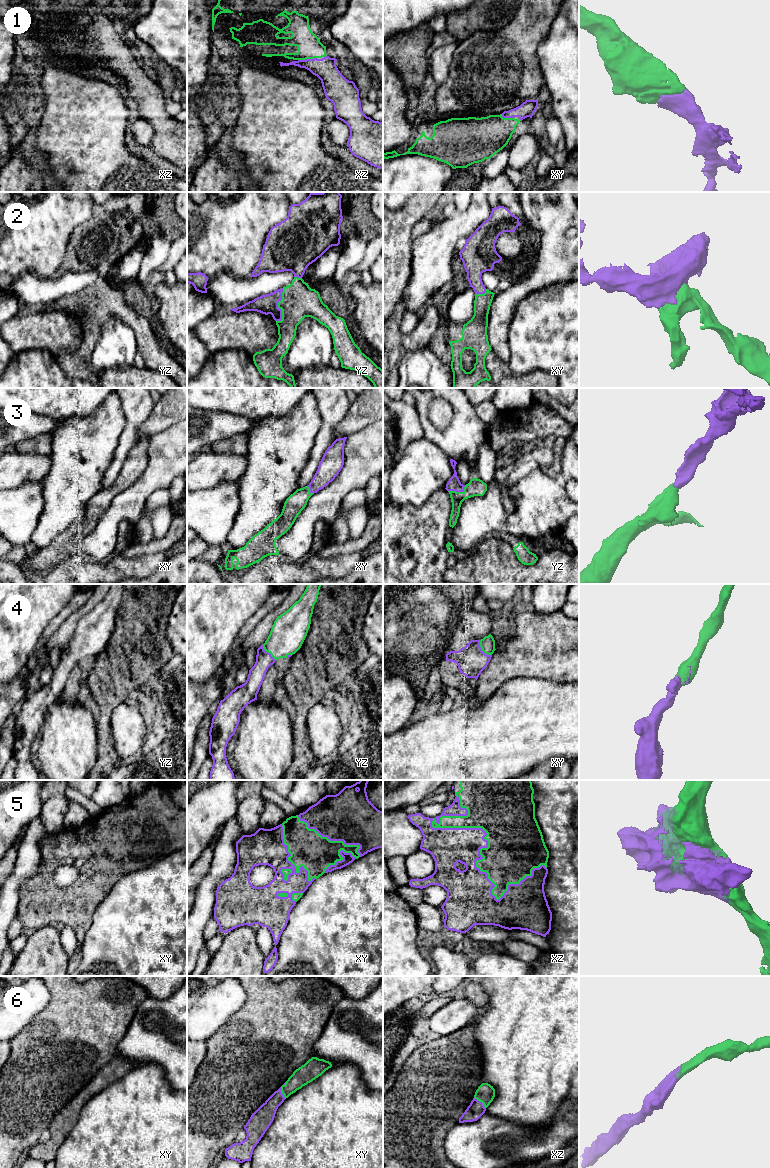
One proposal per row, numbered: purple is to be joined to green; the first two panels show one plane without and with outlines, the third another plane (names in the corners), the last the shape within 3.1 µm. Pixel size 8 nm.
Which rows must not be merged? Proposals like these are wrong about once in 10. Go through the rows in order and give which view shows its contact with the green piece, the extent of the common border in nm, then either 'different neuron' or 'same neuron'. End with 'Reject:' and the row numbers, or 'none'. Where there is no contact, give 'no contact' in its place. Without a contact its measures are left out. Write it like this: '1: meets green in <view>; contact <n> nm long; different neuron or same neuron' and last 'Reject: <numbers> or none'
1: meets green in xz; contact 150 nm long; same neuron
2: meets green in yz; contact 280 nm long; same neuron
3: meets green in yz; contact 160 nm long; same neuron
4: meets green in xy; contact 160 nm long; same neuron
5: meets green in xz; contact 1000 nm long; same neuron
6: meets green in xz; contact 130 nm long; same neuron
Reject: none

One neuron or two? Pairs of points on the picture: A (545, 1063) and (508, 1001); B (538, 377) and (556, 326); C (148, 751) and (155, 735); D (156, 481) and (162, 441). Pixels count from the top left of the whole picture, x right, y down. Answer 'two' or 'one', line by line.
A: one
B: two
C: one
D: one

